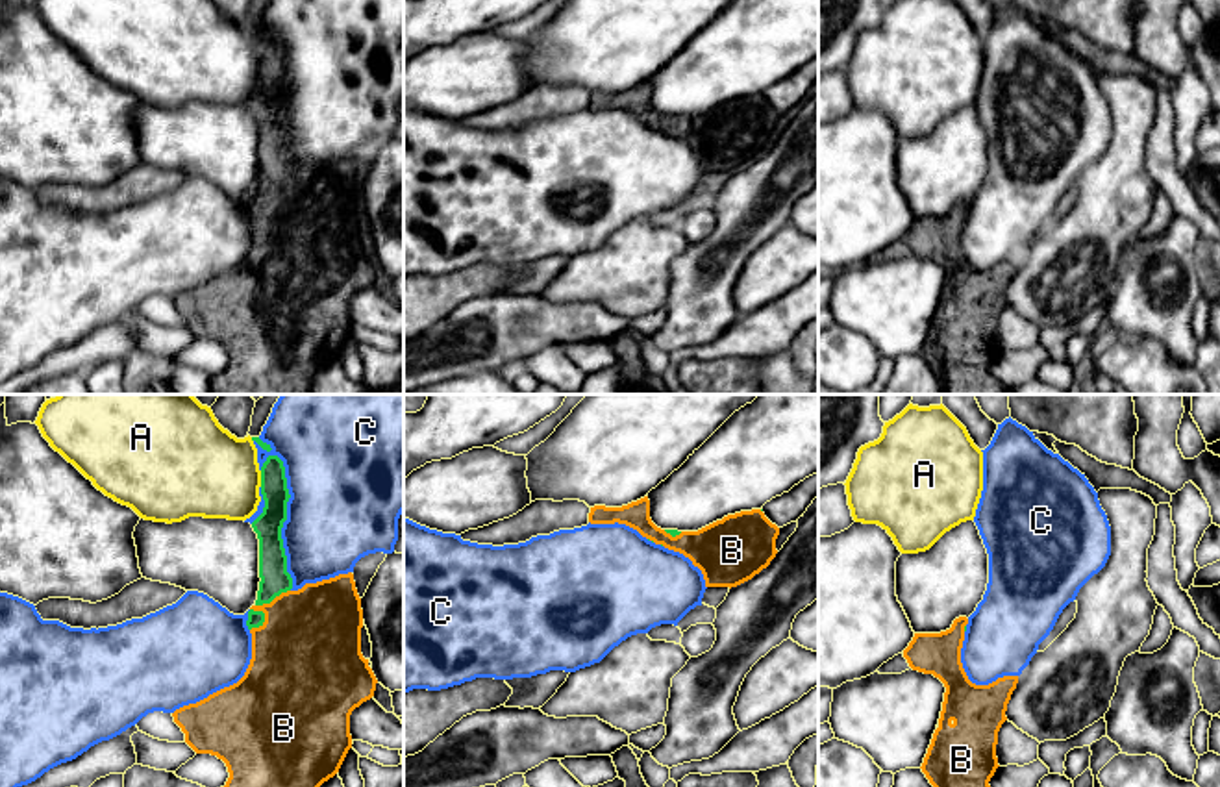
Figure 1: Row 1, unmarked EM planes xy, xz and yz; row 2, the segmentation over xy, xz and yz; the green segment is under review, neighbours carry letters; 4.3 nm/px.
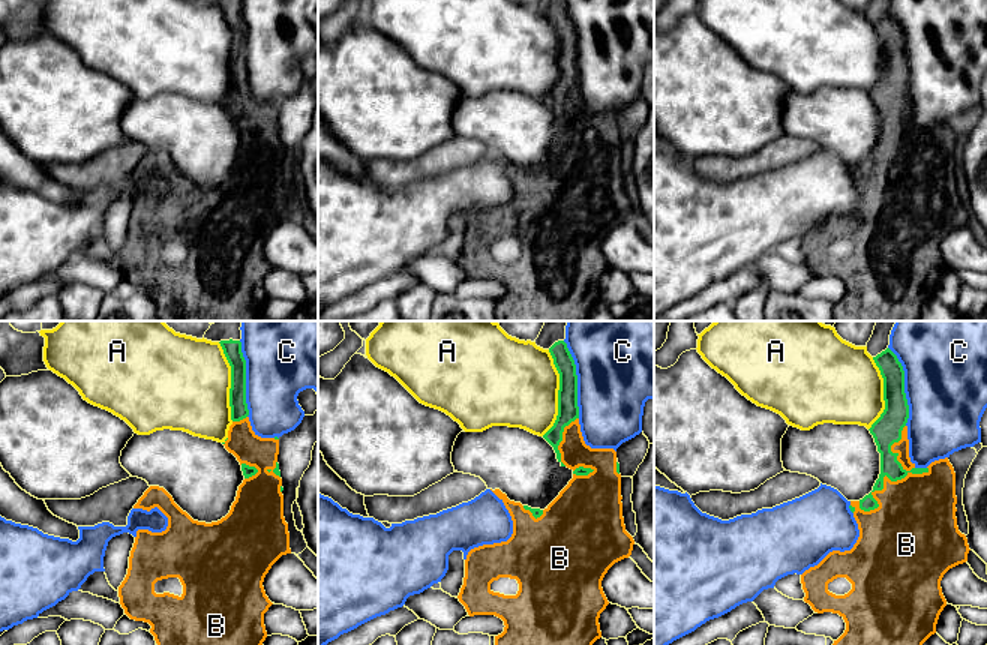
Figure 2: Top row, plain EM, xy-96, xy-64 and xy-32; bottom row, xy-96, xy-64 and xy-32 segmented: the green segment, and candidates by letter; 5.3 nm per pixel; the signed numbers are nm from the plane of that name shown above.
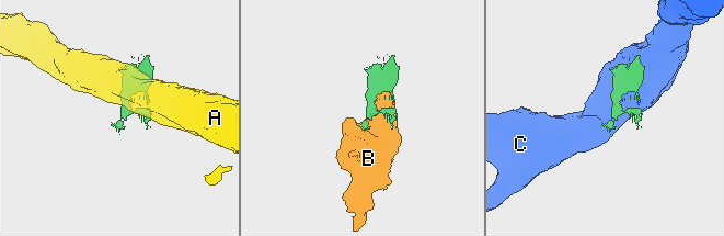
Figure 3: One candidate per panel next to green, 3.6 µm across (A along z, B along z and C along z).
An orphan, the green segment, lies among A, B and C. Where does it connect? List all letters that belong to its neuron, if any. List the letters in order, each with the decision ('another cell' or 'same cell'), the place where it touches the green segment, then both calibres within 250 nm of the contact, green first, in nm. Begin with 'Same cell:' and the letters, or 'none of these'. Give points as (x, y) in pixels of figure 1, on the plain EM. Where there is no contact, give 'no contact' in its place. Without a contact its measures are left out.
Same cell: B
A: another cell; meets green in xy at (261, 63); 120 nm thick on the green side, 400 nm on the other
B: same cell; meets green in xy at (261, 208); 70 nm thick on the green side, 480 nm on the other
C: another cell; meets green in xy at (286, 97); 130 nm thick on the green side, 480 nm on the other

